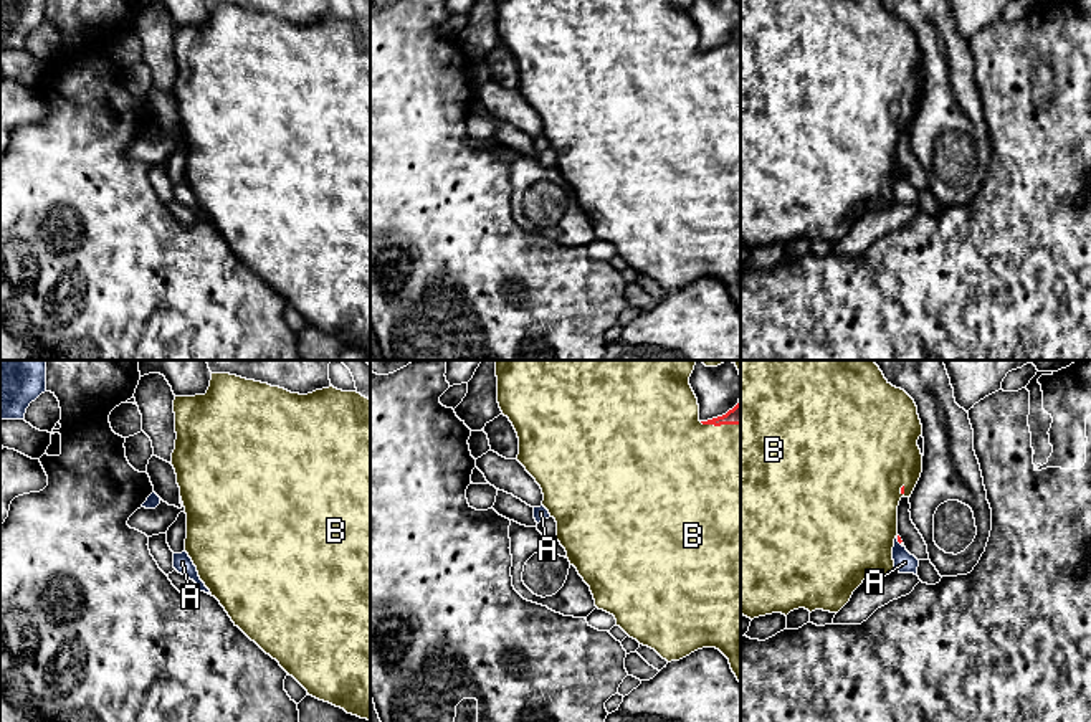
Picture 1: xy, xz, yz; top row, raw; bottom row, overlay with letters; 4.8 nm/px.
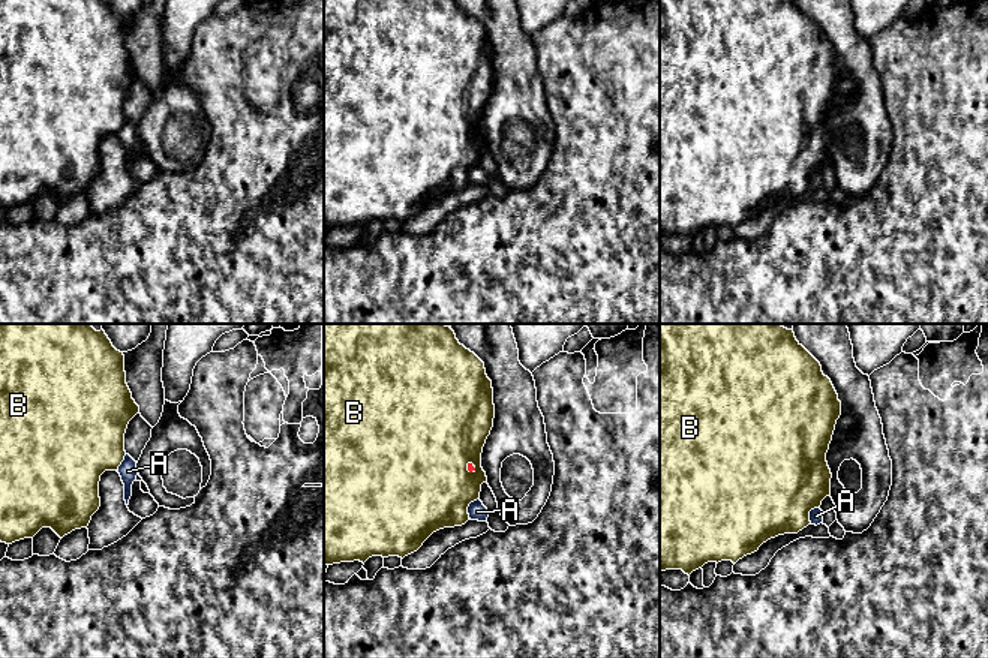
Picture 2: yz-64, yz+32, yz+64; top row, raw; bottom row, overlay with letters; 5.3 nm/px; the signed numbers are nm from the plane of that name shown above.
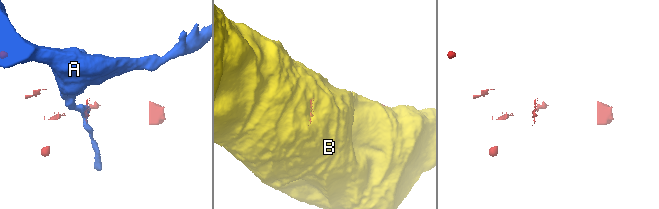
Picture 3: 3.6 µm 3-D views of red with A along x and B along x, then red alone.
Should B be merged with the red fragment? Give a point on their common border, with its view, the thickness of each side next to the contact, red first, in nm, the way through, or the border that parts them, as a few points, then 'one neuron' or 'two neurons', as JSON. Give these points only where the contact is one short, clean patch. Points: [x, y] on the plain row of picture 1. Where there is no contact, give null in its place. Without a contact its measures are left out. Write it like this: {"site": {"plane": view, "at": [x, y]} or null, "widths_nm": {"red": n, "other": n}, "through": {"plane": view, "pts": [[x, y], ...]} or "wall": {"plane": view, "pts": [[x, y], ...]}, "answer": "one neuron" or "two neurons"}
{"site": {"plane": "xz", "at": [719, 55]}, "widths_nm": {"red": 100, "other": 500}, "answer": "one neuron"}

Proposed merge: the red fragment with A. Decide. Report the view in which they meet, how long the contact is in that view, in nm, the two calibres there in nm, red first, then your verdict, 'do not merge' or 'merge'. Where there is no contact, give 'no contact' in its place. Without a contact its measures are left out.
contact in yz; length 50 nm; calibres 20 and 100 nm; do not merge

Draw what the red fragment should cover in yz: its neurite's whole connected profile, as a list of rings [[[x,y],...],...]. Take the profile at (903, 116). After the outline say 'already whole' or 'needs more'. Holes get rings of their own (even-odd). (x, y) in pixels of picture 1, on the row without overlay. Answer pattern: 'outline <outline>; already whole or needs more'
outline [[[741,0],[741,245],[750,249],[772,243],[787,246],[798,238],[805,238],[810,243],[815,240],[838,243],[866,208],[886,207],[896,202],[893,177],[898,165],[898,135],[903,126],[911,127],[922,102],[922,84],[917,76],[921,64],[922,55],[914,30],[904,20],[893,17],[881,0]]]; needs more

